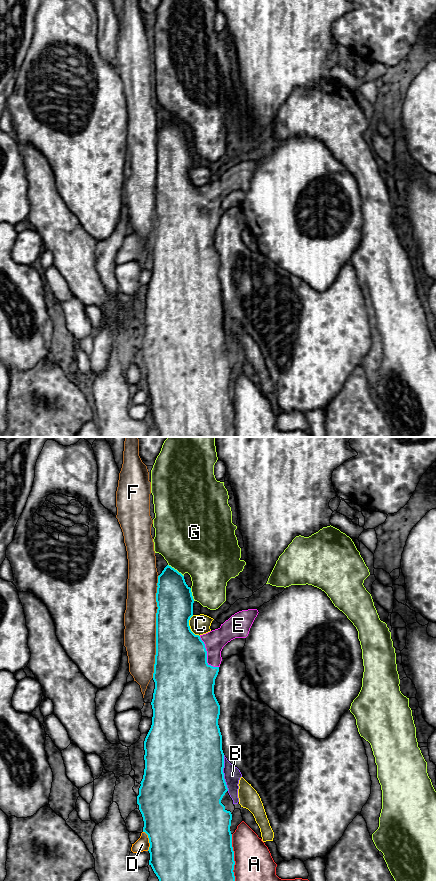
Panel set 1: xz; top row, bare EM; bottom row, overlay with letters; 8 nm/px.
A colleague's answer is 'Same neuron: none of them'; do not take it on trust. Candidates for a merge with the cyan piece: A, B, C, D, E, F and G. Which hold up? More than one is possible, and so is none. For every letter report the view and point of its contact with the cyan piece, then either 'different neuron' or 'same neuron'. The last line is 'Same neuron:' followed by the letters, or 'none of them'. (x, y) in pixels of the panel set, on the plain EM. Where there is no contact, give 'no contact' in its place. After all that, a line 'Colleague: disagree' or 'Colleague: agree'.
A: meets cyan in xz at (233, 411); different neuron
B: meets cyan in xz at (223, 325); different neuron
C: meets cyan in xz at (189, 179); different neuron
D: meets cyan in xz at (149, 393); different neuron
E: meets cyan in xz at (206, 207); same neuron
F: meets cyan in xz at (156, 178); different neuron
G: meets cyan in xz at (176, 122); different neuron
Same neuron: E
Colleague: disagree

